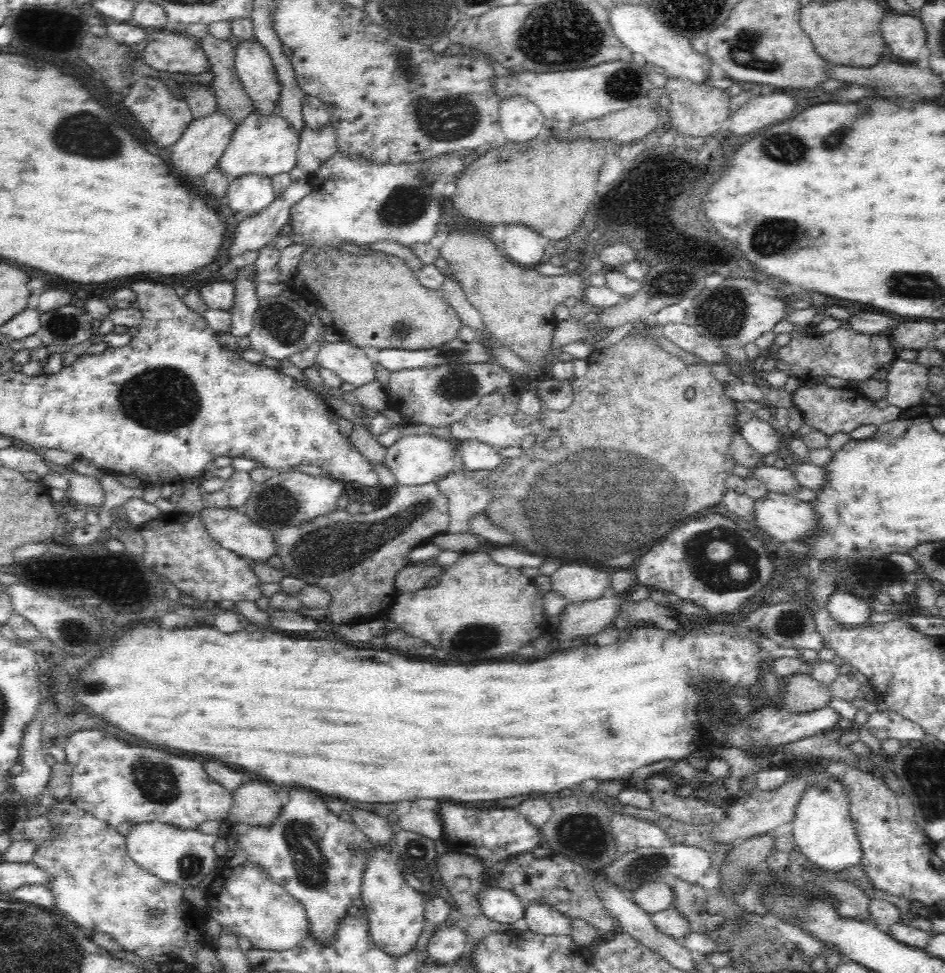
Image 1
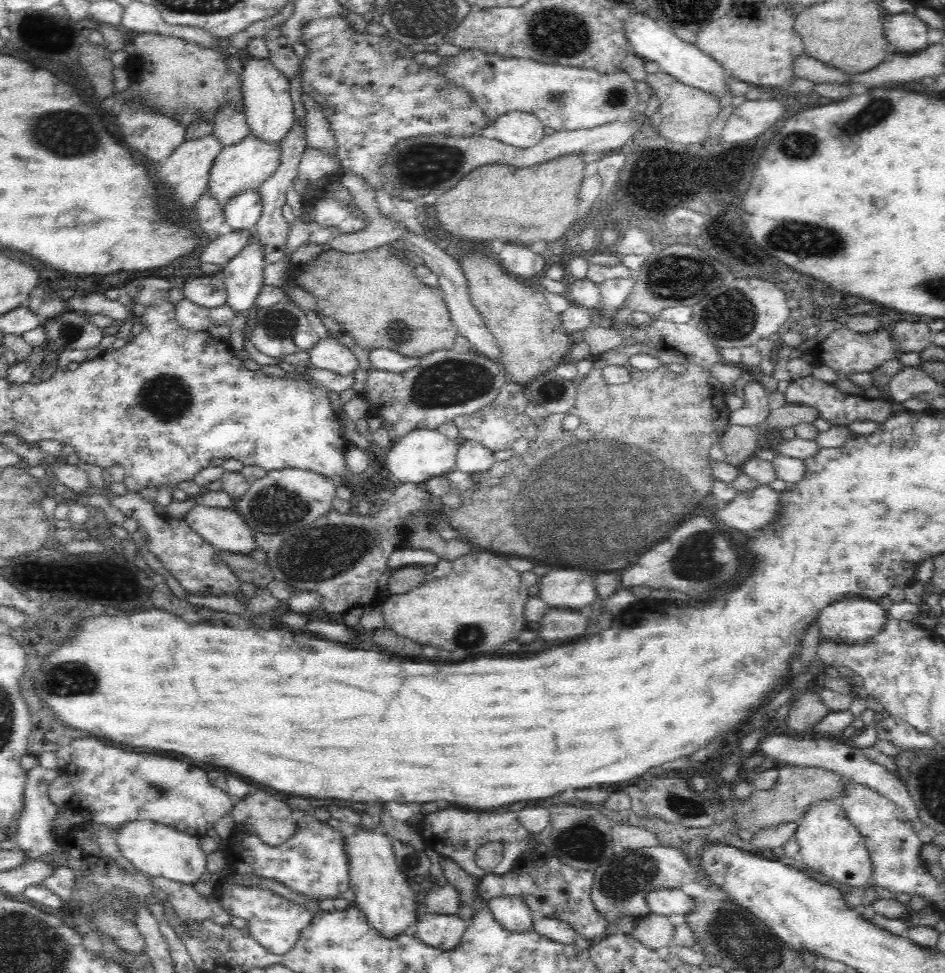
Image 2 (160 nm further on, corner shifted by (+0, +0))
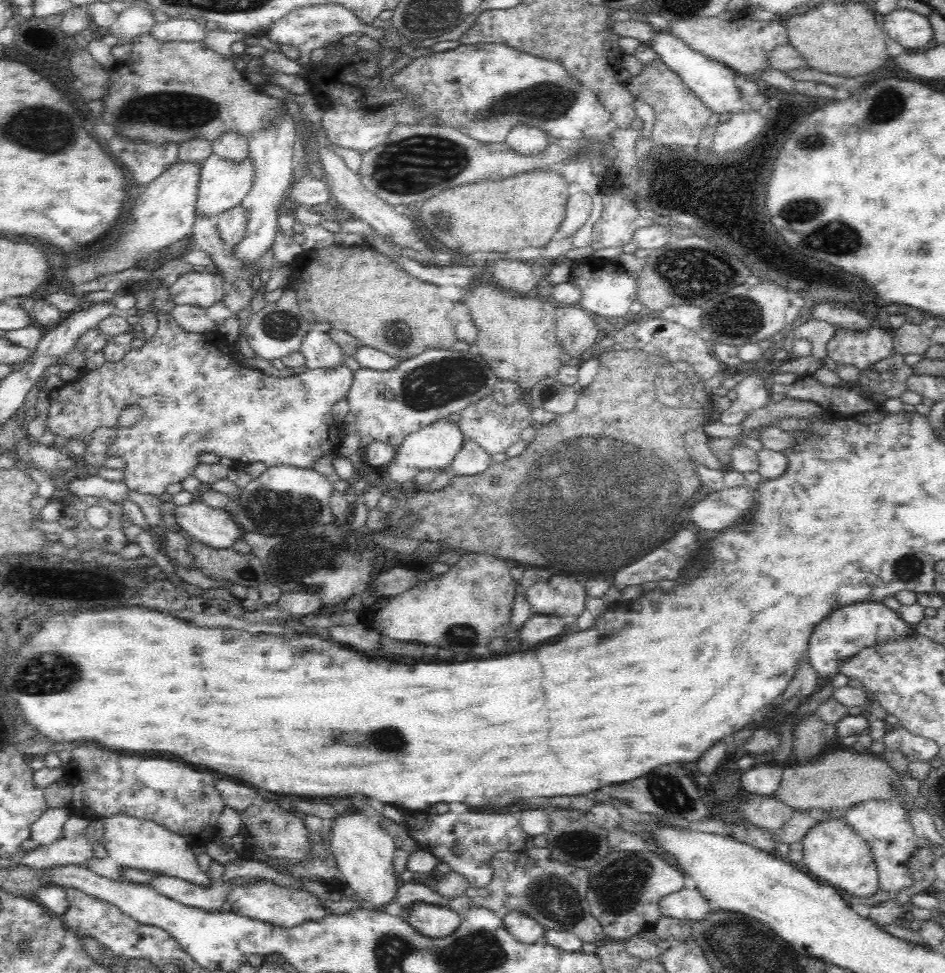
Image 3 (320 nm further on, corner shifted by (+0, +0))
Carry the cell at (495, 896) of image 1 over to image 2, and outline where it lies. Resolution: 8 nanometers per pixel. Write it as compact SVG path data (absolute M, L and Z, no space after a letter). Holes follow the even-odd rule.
M520 897L493 898L486 905L493 912L494 918L507 931L526 934L534 930L533 922L536 917Z

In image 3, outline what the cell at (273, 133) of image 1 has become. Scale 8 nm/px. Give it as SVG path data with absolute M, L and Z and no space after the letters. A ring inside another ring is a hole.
M212 153L200 166L198 172L198 190L196 190L195 210L197 218L210 220L212 224L217 226L220 216L240 206L244 196L248 194L248 190L252 188L254 182L254 165L252 159L248 158L241 164L232 163L216 157Z

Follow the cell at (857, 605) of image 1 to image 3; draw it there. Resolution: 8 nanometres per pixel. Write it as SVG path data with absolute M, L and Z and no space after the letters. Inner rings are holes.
M868 601L837 608L816 625L809 638L807 655L808 662L812 665L812 676L818 676L823 683L831 681L840 673L839 666L845 660L855 657L864 648L888 642L890 639L909 637L916 633L914 626L902 620L897 611L883 603Z

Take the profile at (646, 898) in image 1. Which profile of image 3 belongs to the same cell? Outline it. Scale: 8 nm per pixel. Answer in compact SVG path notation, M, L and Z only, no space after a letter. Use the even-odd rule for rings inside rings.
M688 887L665 896L659 902L659 909L662 917L687 922L704 920L714 911L700 891Z

